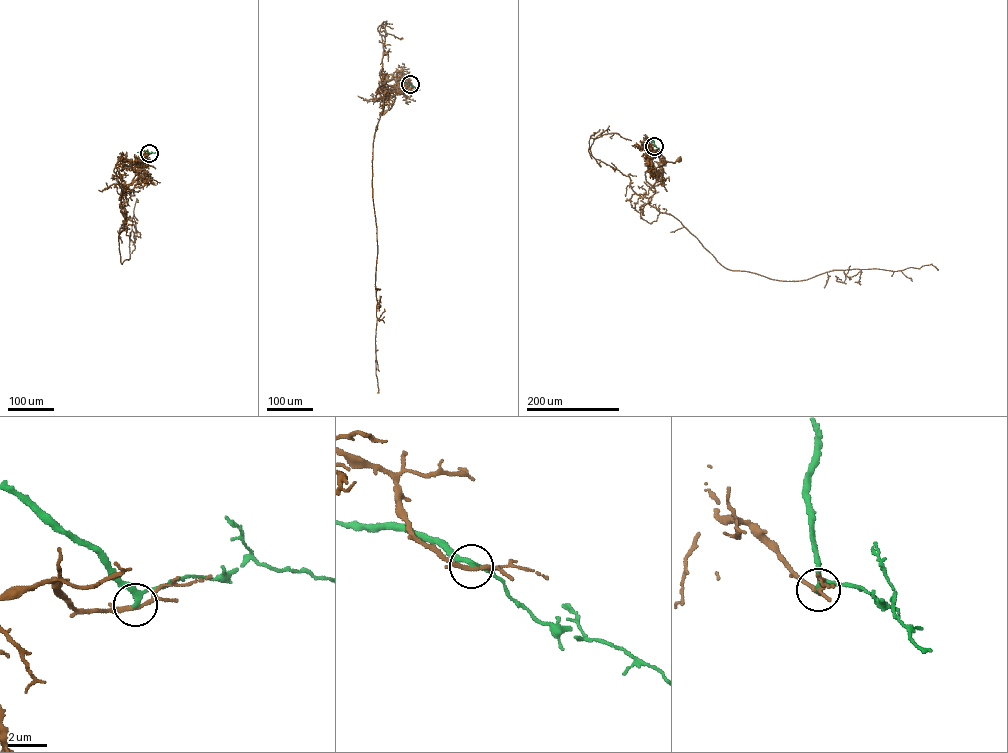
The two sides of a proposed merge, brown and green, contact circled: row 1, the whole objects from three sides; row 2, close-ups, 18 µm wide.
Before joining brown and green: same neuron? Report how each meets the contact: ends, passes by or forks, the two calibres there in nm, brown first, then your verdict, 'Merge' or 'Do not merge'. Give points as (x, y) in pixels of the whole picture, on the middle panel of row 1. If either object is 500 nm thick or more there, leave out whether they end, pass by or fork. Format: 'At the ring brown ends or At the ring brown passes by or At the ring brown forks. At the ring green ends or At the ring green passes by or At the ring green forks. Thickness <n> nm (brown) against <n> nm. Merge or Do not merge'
At the ring brown forks. At the ring green passes by. Thickness 170 nm (brown) against 220 nm. Do not merge

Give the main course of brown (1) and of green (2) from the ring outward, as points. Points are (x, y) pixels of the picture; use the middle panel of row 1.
1: (410, 84), (400, 80), (391, 90), (394, 103), (384, 112)
2: (410, 84), (398, 81)

